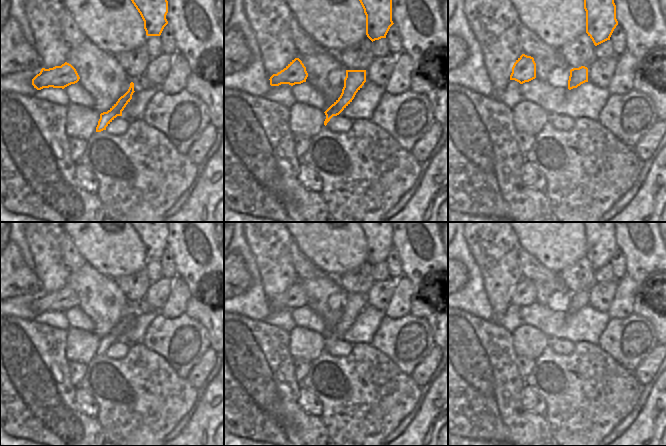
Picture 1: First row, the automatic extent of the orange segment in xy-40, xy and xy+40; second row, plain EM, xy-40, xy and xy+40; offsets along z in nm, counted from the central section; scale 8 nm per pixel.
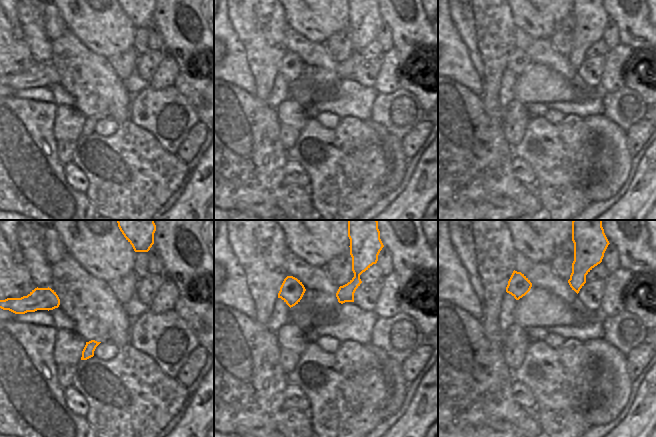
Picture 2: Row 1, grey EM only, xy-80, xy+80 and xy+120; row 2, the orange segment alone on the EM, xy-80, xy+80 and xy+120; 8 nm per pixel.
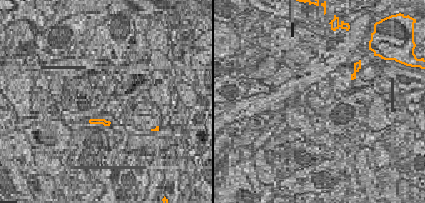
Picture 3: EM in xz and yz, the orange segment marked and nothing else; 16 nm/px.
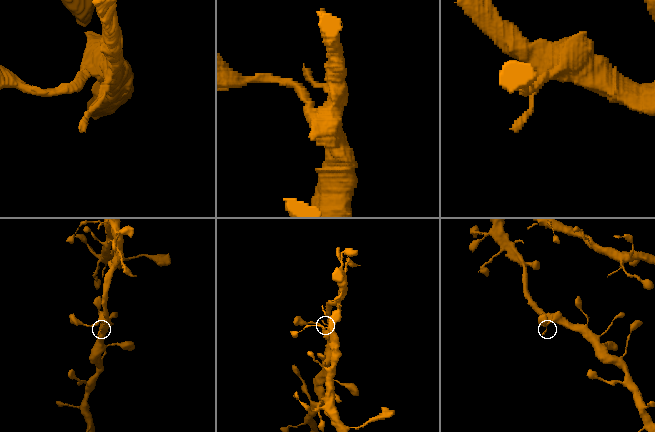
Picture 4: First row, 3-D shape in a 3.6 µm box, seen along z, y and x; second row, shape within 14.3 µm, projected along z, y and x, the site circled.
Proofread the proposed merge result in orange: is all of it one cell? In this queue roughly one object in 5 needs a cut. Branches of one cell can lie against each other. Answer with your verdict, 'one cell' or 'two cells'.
one cell

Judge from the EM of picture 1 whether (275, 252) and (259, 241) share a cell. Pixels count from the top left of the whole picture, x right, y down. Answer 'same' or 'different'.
same

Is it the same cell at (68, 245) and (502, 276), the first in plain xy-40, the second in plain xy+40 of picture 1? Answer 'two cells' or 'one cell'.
two cells

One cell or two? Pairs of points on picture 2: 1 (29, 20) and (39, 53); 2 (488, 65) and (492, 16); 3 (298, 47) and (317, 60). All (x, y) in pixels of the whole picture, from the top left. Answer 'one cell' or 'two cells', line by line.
1: one cell
2: one cell
3: one cell

